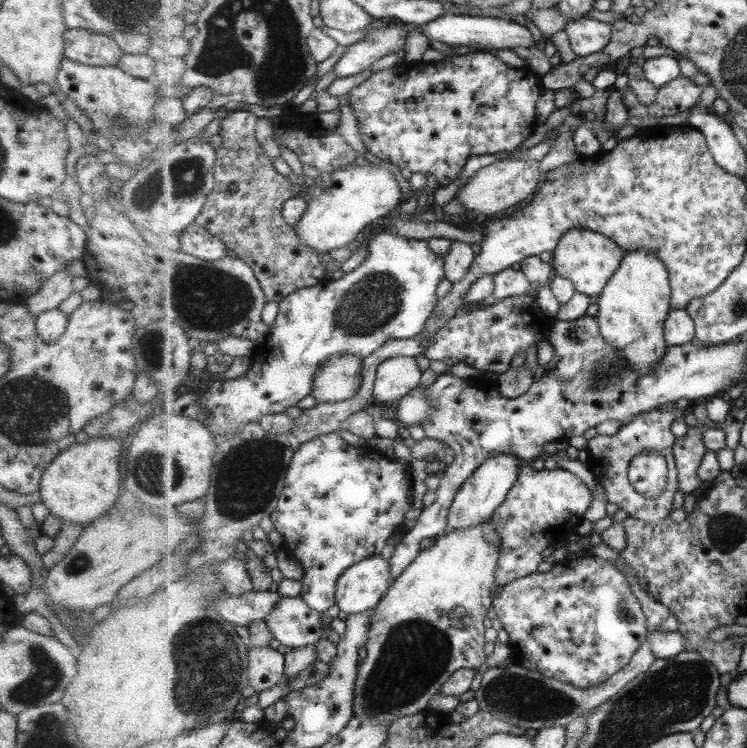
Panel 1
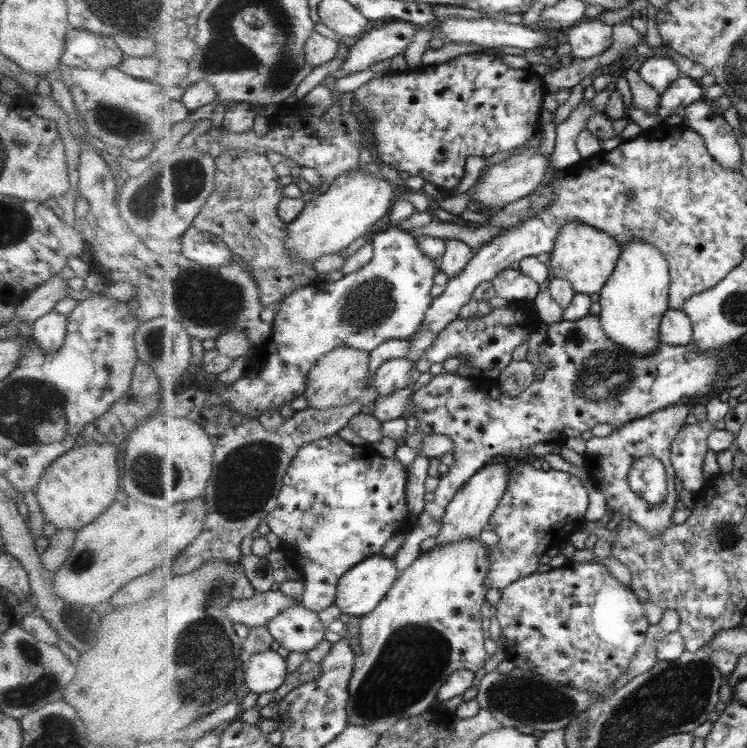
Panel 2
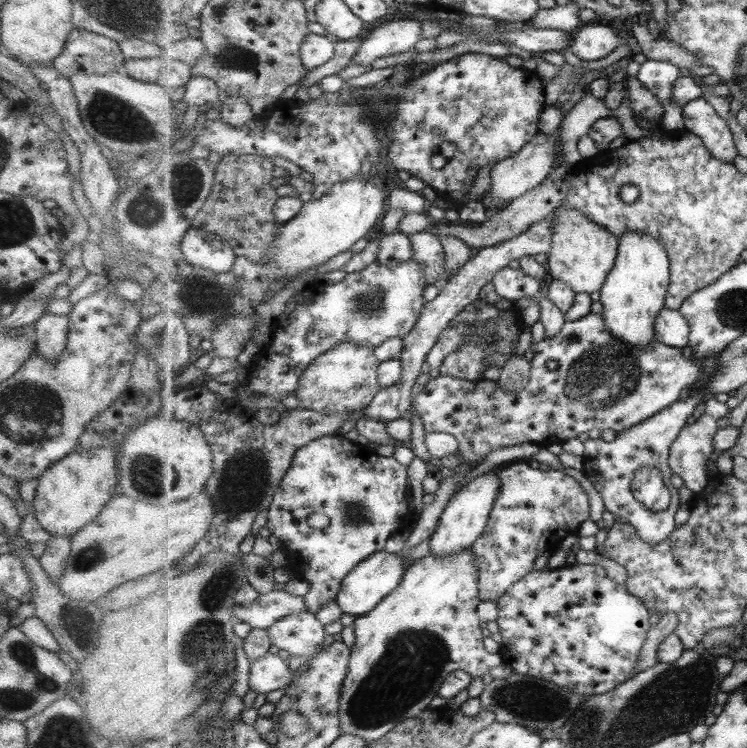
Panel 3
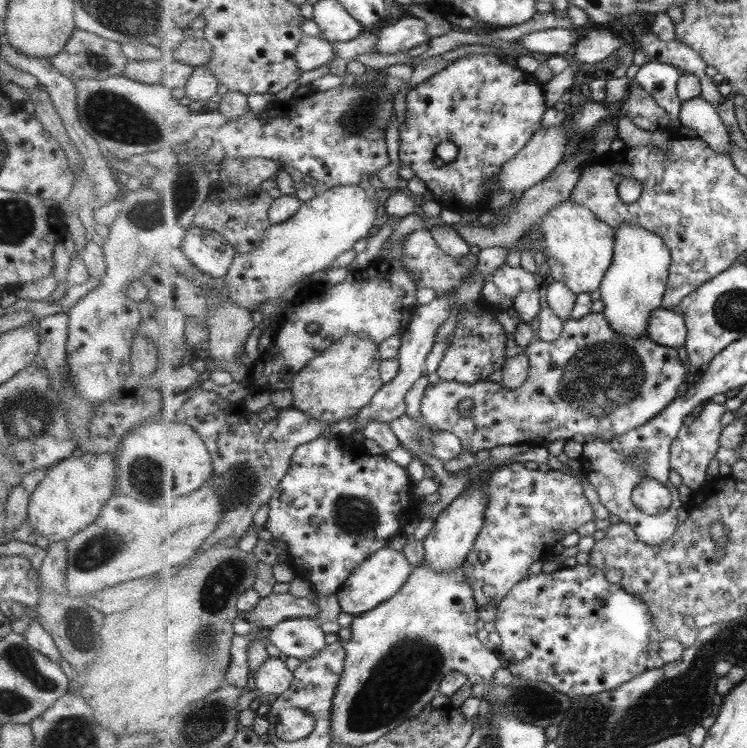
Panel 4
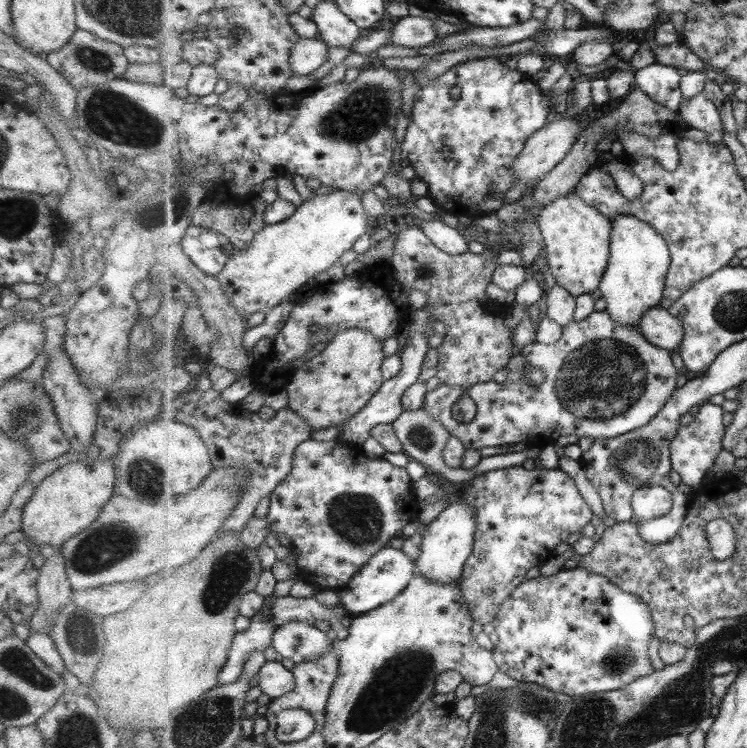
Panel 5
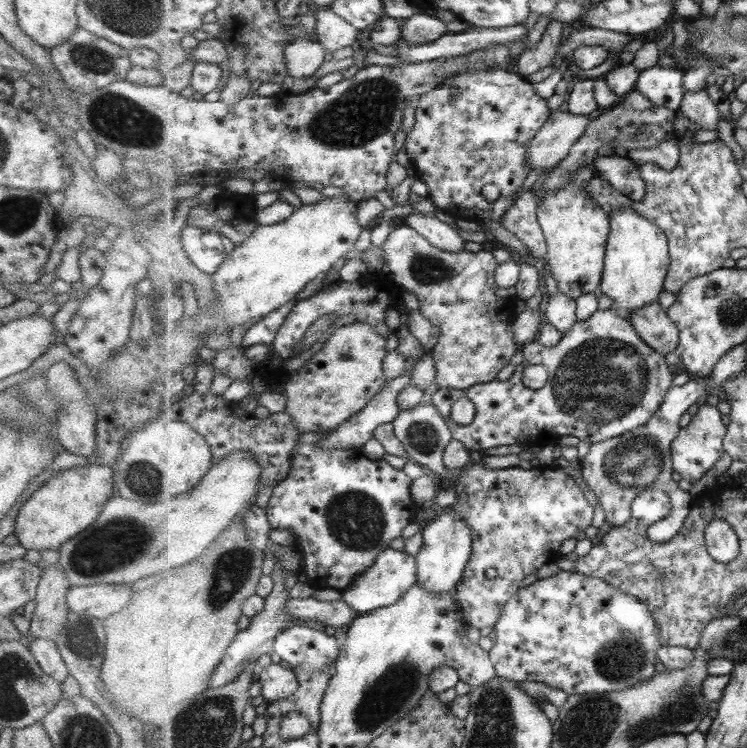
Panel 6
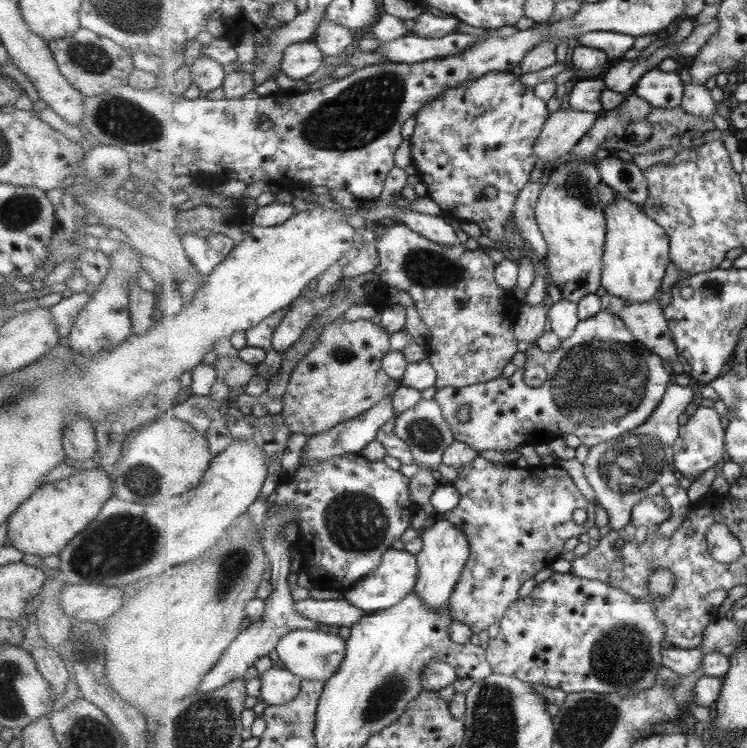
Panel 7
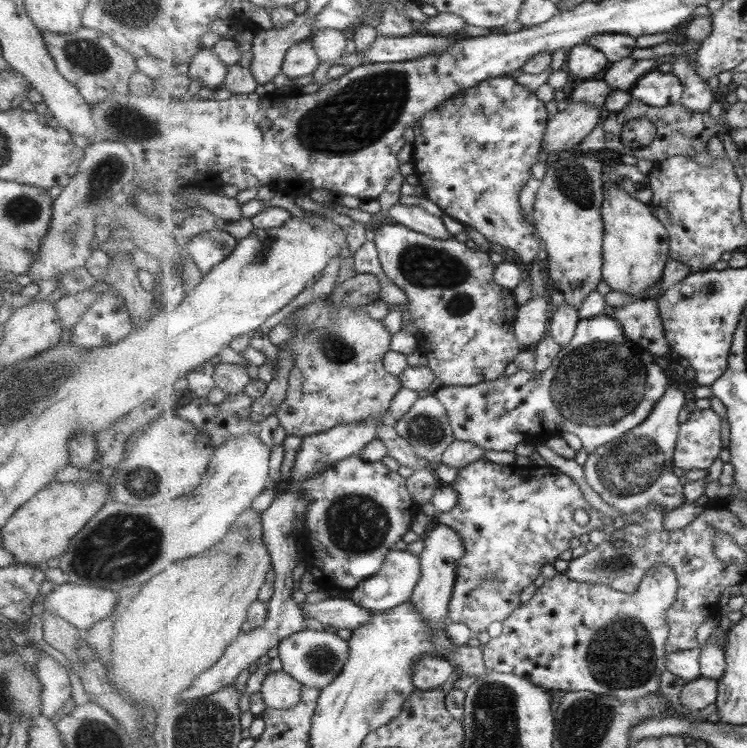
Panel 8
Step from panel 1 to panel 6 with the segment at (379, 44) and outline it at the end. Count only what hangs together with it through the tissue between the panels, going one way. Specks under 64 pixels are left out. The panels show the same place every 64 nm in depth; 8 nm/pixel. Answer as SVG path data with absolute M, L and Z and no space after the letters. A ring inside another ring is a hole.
M431 11L415 13L411 19L402 21L402 40L411 44L425 44L448 34L446 23L435 18Z

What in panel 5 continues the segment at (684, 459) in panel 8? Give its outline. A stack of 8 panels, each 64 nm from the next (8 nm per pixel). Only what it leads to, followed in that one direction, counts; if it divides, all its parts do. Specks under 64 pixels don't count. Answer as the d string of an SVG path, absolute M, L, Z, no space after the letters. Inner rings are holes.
M706 402L695 414L692 422L688 426L683 426L673 440L671 446L672 467L681 476L682 482L694 491L700 490L703 480L709 475L719 458L719 453L724 450L723 440L727 427L723 424L723 412L725 412L723 406Z

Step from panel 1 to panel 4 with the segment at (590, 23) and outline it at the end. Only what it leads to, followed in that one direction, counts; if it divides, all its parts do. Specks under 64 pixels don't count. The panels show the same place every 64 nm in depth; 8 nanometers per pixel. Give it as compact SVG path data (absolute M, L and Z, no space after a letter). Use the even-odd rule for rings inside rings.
M593 28L593 30L585 31L584 36L579 39L579 43L572 51L573 56L576 60L587 64L600 64L600 62L605 62L611 58L611 56L615 56L615 52L619 50L619 48L623 48L625 44L633 44L628 43L627 41L623 40L623 38L617 38L611 30L607 30L607 28Z

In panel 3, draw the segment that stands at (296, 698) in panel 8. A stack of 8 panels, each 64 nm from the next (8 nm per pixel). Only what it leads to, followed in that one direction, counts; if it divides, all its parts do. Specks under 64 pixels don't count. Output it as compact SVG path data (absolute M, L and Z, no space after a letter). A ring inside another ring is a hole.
M269 652L252 662L250 686L257 693L267 694L273 690L285 690L295 678L293 671L289 668L289 663L278 654Z

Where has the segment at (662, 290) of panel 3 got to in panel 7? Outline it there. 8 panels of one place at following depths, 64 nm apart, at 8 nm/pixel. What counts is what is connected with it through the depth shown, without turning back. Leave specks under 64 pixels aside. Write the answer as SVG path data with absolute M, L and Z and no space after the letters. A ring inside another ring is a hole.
M619 197L613 204L605 206L607 219L606 247L602 287L607 293L619 296L627 302L649 302L661 292L670 257L670 235L666 228L647 216L641 204Z

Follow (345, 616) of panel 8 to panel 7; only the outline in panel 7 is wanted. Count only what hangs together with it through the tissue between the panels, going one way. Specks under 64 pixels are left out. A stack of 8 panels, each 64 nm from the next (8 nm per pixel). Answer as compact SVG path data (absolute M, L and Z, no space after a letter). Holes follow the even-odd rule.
M343 597L331 600L314 600L311 598L295 603L299 612L315 623L322 622L329 627L347 626L350 629L359 623L368 613L357 608Z

